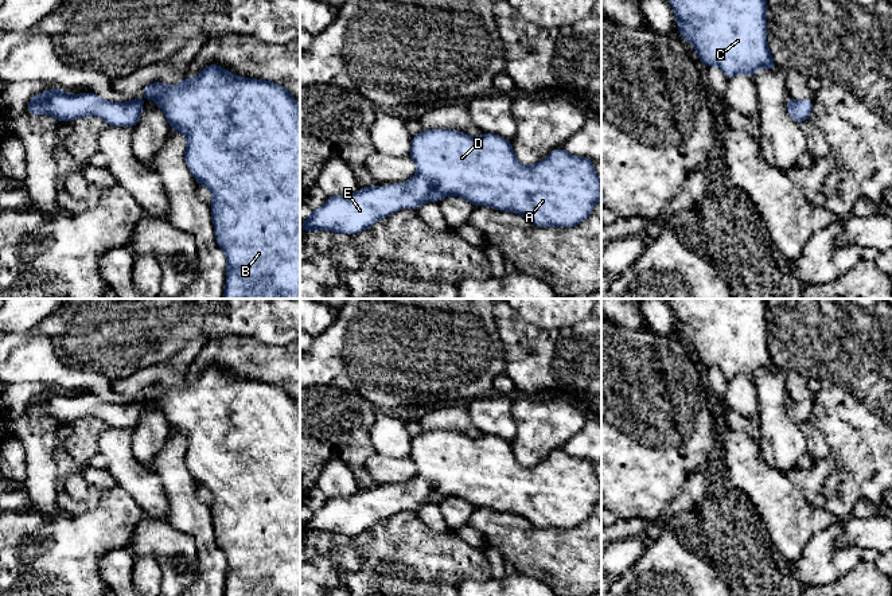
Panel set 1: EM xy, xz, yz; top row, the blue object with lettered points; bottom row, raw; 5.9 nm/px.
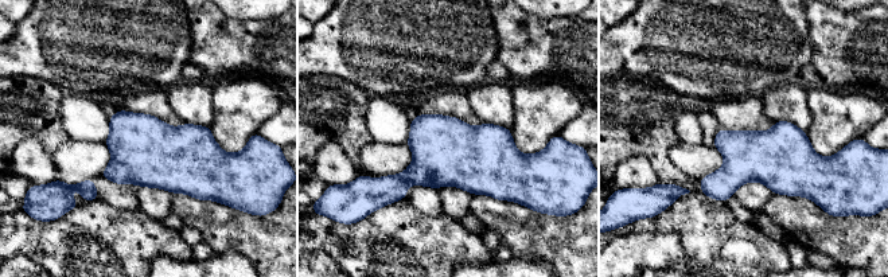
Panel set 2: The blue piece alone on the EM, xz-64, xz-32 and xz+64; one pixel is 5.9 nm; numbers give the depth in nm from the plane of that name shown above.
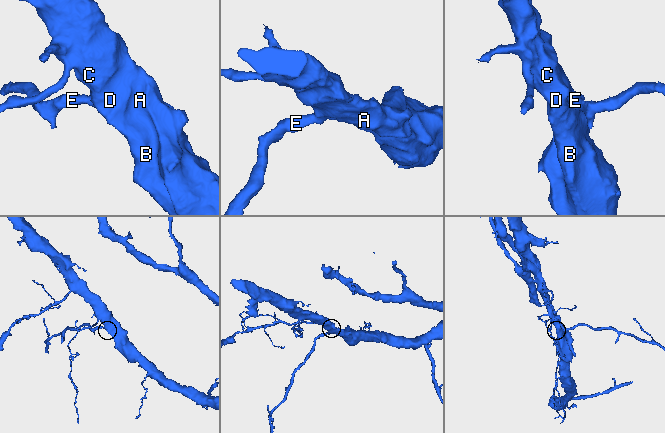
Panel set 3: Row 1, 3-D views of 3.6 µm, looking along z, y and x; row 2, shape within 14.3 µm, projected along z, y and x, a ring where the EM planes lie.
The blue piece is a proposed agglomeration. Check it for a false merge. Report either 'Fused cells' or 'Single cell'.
Single cell

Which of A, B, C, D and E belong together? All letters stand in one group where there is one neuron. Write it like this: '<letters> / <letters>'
A B C D E

